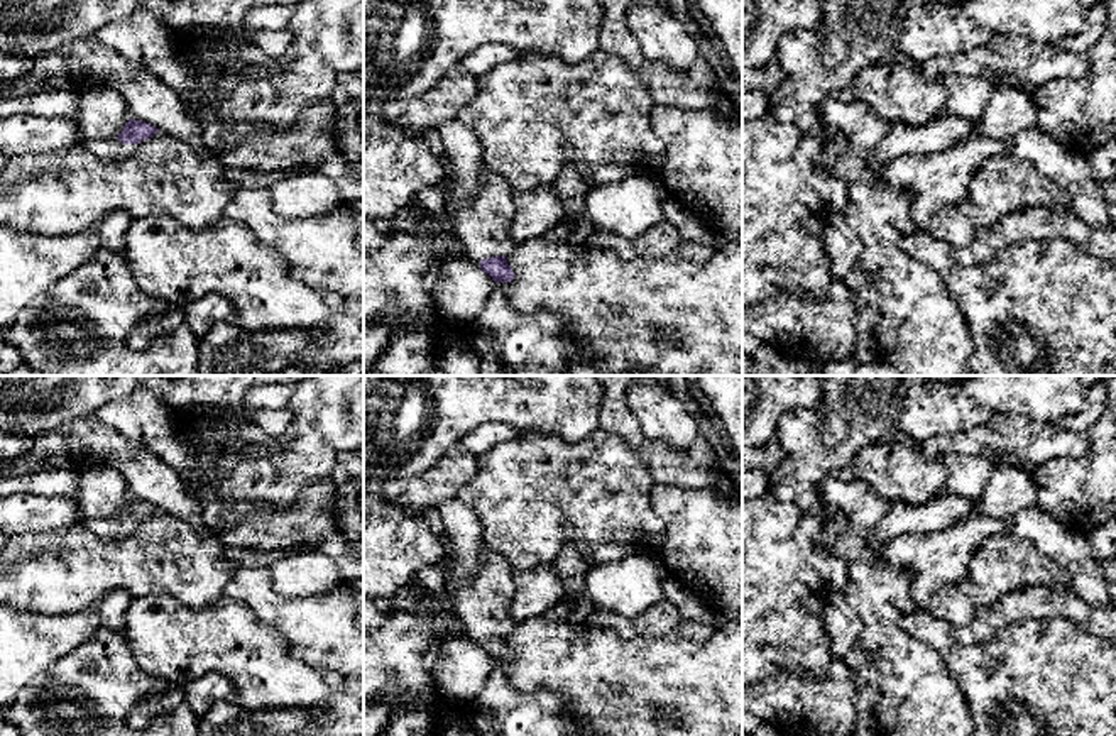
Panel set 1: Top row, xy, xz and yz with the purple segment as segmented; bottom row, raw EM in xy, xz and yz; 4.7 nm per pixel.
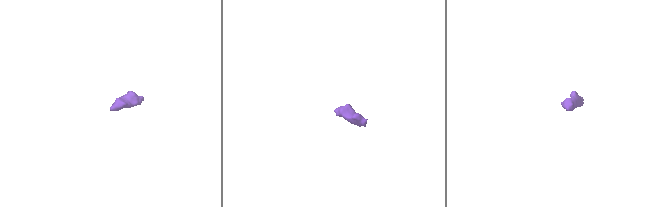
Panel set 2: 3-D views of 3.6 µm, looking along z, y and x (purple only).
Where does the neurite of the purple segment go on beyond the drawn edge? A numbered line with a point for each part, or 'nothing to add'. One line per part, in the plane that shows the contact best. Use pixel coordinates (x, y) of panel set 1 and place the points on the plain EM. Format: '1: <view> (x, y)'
1: xz (481, 603)

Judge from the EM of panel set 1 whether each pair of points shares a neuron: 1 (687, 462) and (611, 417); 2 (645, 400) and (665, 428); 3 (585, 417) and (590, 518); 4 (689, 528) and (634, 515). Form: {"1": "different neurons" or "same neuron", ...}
{"1": "same neuron", "2": "same neuron", "3": "different neurons", "4": "different neurons"}

